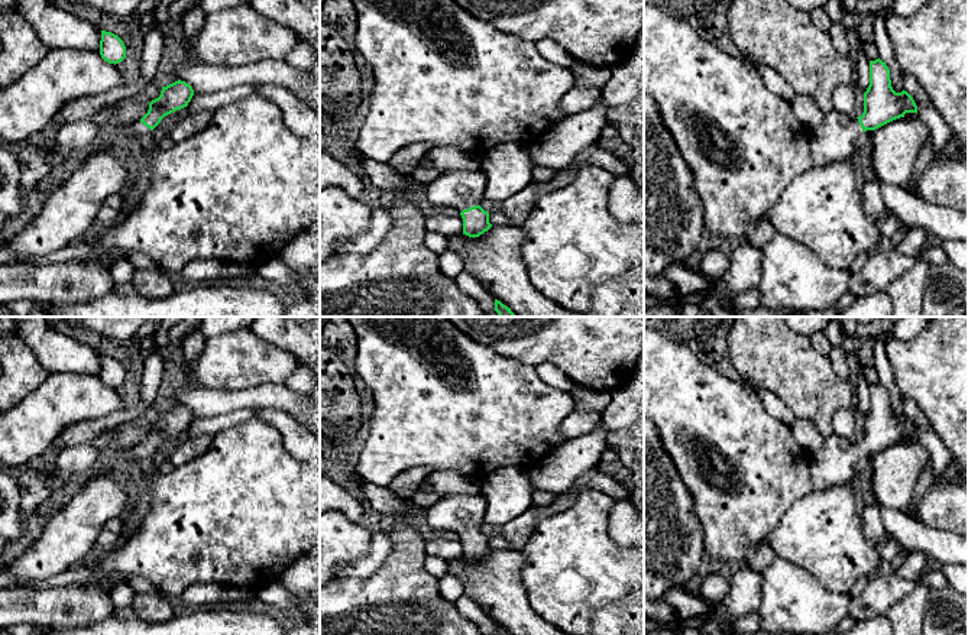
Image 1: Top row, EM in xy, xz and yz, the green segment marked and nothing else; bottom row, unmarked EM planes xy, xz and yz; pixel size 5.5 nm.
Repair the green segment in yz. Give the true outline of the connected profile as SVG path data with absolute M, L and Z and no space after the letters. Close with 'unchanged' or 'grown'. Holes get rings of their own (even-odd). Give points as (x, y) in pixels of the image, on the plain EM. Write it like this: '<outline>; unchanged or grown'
M880 382L870 385L870 409L864 417L864 437L851 441L835 432L825 438L822 448L810 456L813 492L823 492L855 477L857 461L875 454L906 437L917 437L917 430L907 415L896 417L890 393Z; grown

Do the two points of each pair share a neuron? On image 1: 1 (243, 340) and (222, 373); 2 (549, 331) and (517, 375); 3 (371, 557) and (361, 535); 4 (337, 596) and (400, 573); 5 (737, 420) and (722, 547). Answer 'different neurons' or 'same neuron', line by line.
1: same neuron
2: different neurons
3: different neurons
4: same neuron
5: same neuron

